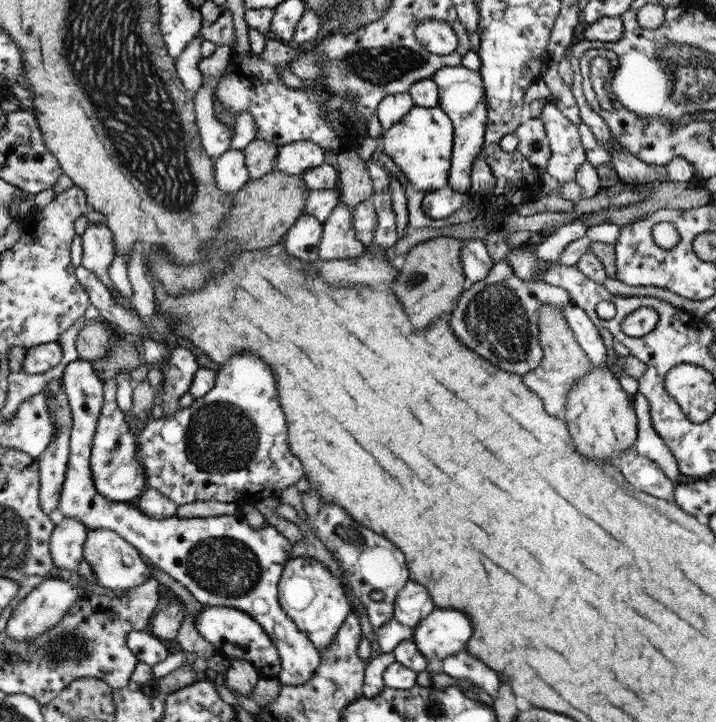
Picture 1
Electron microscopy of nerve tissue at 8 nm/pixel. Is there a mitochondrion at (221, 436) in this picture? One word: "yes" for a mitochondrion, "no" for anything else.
yes

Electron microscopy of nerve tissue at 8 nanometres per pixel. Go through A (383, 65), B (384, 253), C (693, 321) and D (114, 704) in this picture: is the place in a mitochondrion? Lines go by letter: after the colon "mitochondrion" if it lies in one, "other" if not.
A: mitochondrion
B: other
C: other
D: other

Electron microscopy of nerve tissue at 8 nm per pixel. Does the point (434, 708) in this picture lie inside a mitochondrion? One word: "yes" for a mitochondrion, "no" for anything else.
yes

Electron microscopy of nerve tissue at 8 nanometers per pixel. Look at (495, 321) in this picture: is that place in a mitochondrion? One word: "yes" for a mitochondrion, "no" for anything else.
yes

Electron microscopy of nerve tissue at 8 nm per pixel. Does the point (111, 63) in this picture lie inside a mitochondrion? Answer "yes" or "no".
yes

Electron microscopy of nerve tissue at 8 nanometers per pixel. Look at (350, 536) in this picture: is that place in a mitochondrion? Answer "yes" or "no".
yes

